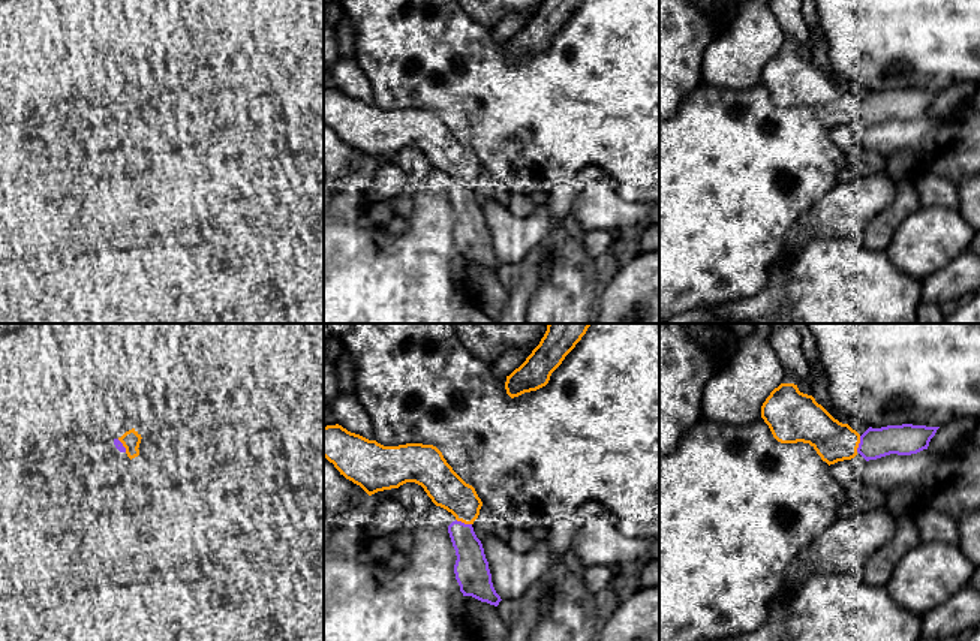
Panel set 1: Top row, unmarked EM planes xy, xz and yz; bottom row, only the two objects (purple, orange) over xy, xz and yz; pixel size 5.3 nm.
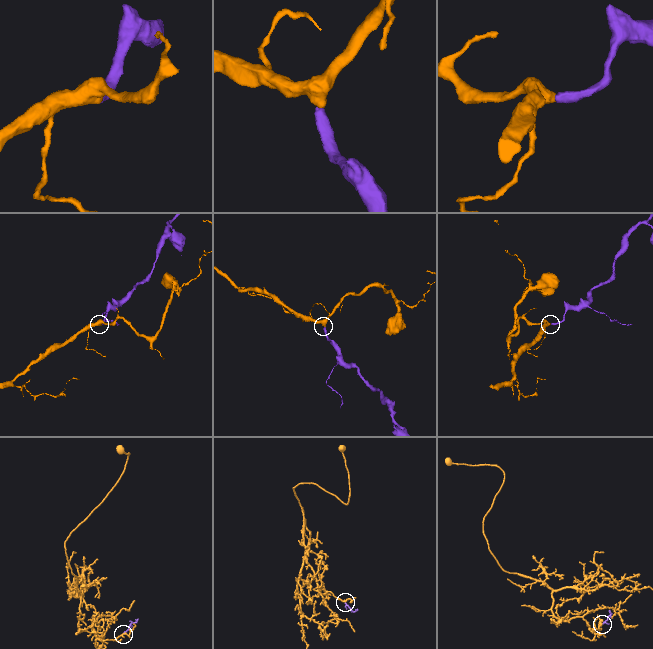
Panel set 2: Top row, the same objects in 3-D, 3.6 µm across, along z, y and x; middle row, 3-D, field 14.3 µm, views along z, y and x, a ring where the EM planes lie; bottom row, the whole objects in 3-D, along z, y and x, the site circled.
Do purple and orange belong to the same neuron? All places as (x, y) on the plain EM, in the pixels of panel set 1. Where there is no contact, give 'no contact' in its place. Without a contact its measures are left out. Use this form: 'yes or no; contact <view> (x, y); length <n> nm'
yes; contact xz (463, 187); length 90 nm

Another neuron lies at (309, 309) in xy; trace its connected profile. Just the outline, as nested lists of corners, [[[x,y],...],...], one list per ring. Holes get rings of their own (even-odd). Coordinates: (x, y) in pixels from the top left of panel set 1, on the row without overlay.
[[[315,286],[301,298],[285,298],[244,323],[324,323],[324,288]]]

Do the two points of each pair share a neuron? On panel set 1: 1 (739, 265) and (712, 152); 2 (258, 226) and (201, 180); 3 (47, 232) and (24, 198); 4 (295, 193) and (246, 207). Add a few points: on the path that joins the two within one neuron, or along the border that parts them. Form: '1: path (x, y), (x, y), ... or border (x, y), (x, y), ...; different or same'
1: path (717, 237), (717, 180); same
2: path (236, 234), (224, 234), (201, 210), (201, 202); same
3: border (47, 216), (32, 250); different
4: border (249, 192), (259, 208); different

